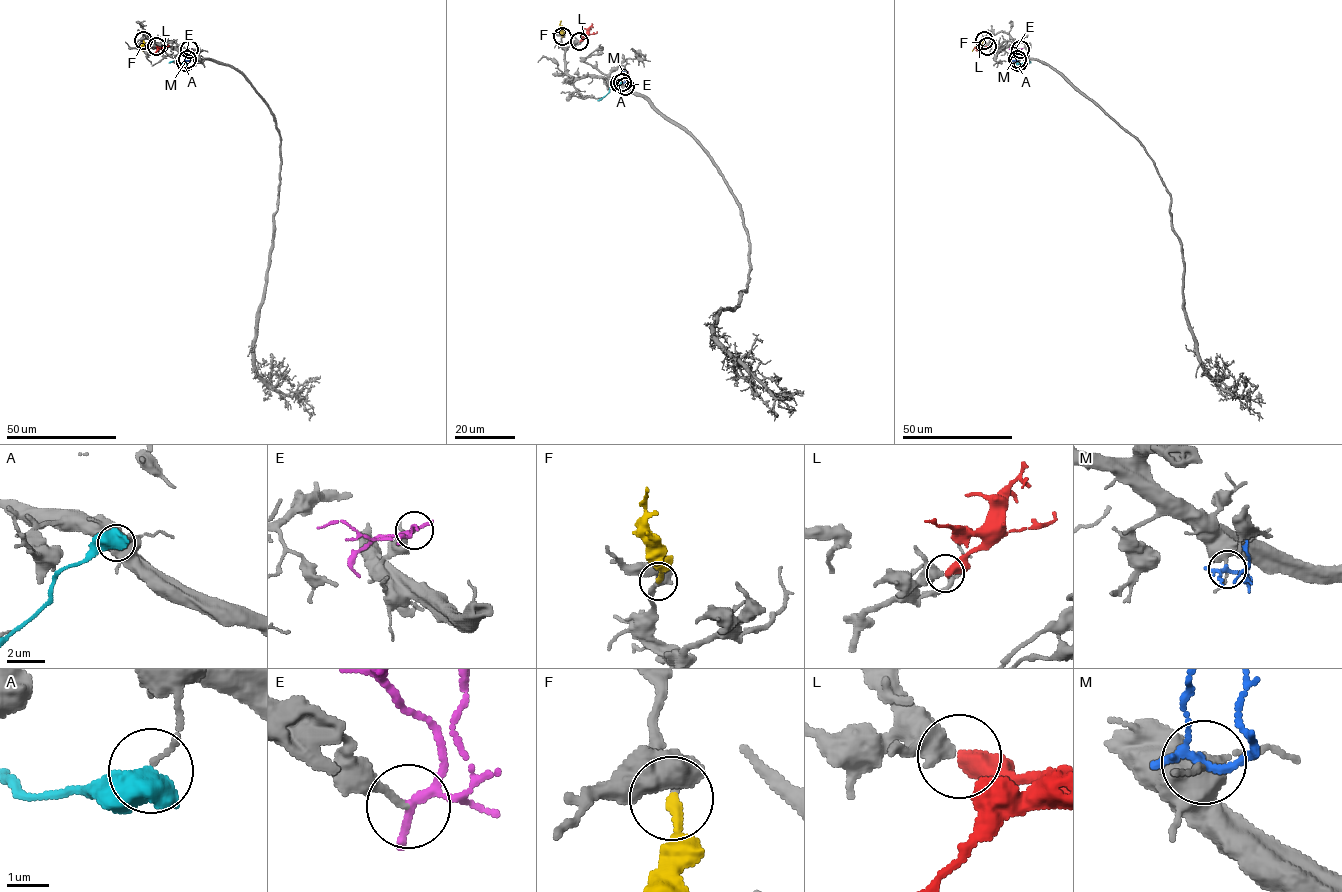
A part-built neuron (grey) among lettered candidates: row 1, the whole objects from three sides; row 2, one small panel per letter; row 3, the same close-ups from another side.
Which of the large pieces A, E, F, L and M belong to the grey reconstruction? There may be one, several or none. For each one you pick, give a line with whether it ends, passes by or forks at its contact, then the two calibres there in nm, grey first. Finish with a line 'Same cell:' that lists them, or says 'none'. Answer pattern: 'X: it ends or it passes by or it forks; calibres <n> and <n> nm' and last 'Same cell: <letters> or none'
F: it ends; calibres 320 and 200 nm
L: it ends; calibres 400 and 440 nm
Same cell: F, L

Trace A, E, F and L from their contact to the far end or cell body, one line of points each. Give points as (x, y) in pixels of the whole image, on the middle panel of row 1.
A: (619, 83), (597, 101)
E: (625, 86), (628, 71)
F: (562, 37), (561, 21)
L: (579, 41), (591, 27)

